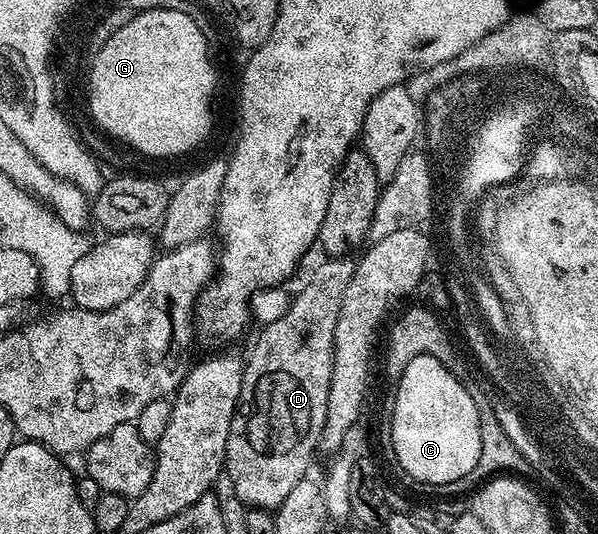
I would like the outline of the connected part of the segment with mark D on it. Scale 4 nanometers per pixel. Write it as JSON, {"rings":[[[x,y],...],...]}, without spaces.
{"rings":[[[326,258],[310,276],[310,281],[290,301],[288,314],[261,329],[254,353],[244,360],[240,398],[234,407],[232,426],[226,447],[225,475],[230,475],[232,495],[247,508],[276,510],[288,498],[296,482],[307,479],[314,448],[319,447],[322,426],[328,410],[330,374],[334,365],[334,331],[336,318],[354,273],[355,261],[350,258]]]}

